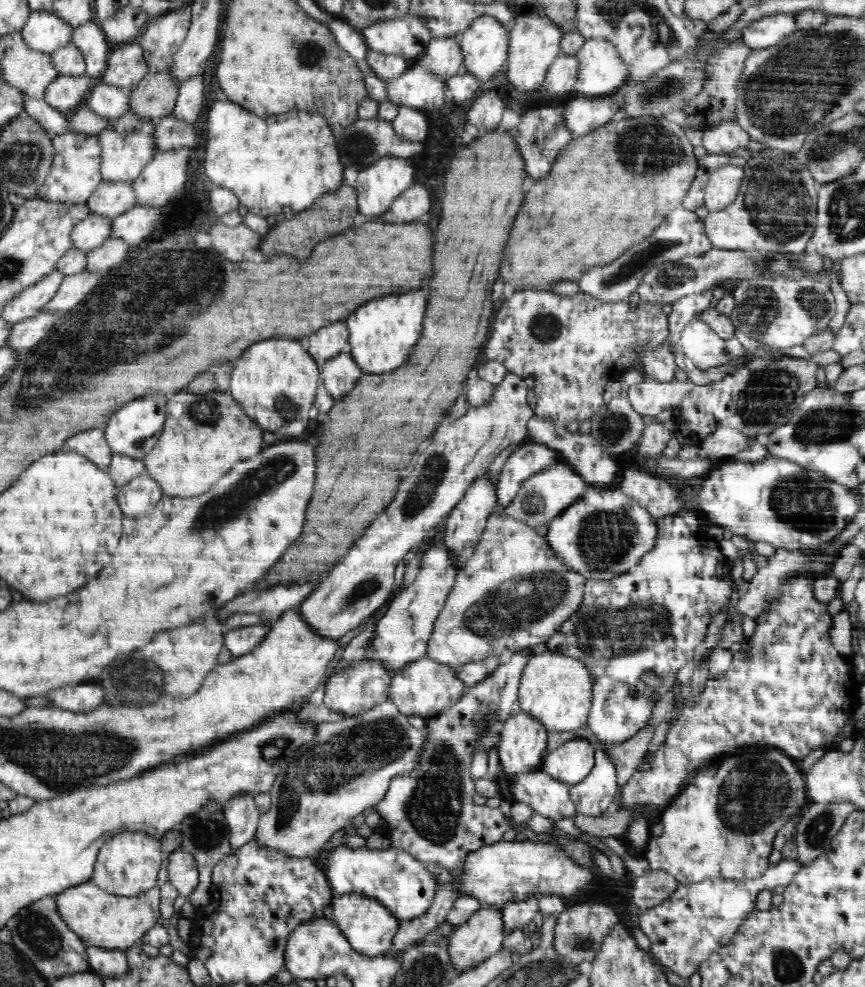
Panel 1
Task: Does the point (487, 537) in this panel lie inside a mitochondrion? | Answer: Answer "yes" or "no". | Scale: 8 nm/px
no

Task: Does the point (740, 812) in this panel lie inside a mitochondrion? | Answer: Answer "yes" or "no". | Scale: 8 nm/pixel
yes

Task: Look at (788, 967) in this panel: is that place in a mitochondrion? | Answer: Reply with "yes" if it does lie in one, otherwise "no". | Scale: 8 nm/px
yes

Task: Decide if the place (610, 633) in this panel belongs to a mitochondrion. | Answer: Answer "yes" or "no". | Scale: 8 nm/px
yes

